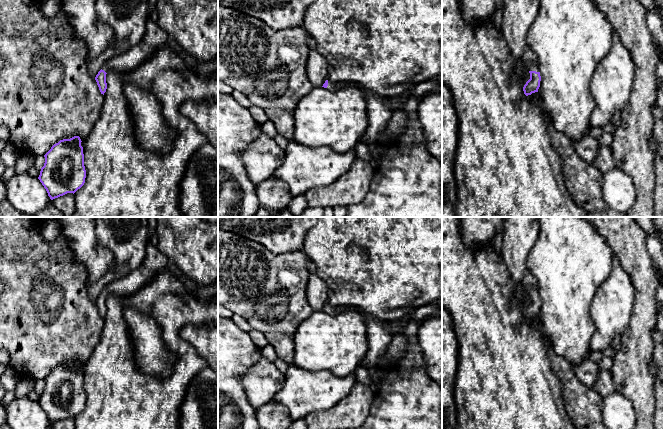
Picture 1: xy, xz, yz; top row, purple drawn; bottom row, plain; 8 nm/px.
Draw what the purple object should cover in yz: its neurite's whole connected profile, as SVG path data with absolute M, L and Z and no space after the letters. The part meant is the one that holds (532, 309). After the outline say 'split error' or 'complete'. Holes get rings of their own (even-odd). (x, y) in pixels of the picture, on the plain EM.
M531 287L528 290L530 297L530 303L526 306L523 311L524 318L526 320L531 319L532 317L538 316L540 311L541 300L538 293L538 287Z | split error

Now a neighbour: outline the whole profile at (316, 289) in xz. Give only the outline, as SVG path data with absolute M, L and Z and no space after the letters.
M316 273L308 276L306 298L315 311L322 311L328 304L328 286Z

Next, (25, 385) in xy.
M19 377L14 389L15 396L18 398L27 397L34 390L36 380L28 377Z

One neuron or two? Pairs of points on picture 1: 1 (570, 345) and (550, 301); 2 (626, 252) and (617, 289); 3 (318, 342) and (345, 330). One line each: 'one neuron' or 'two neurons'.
1: one neuron
2: two neurons
3: one neuron

